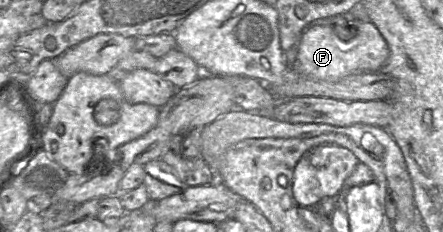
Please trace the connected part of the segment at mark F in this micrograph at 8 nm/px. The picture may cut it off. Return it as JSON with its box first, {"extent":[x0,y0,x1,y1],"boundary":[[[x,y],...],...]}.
{"extent":[297,18,390,81],"boundary":[[[345,18],[349,22],[345,28],[358,32],[357,36],[348,42],[340,40],[331,26],[310,24],[306,28],[297,44],[297,71],[315,79],[334,81],[356,73],[380,70],[387,61],[390,51],[379,30],[370,21]]]}

